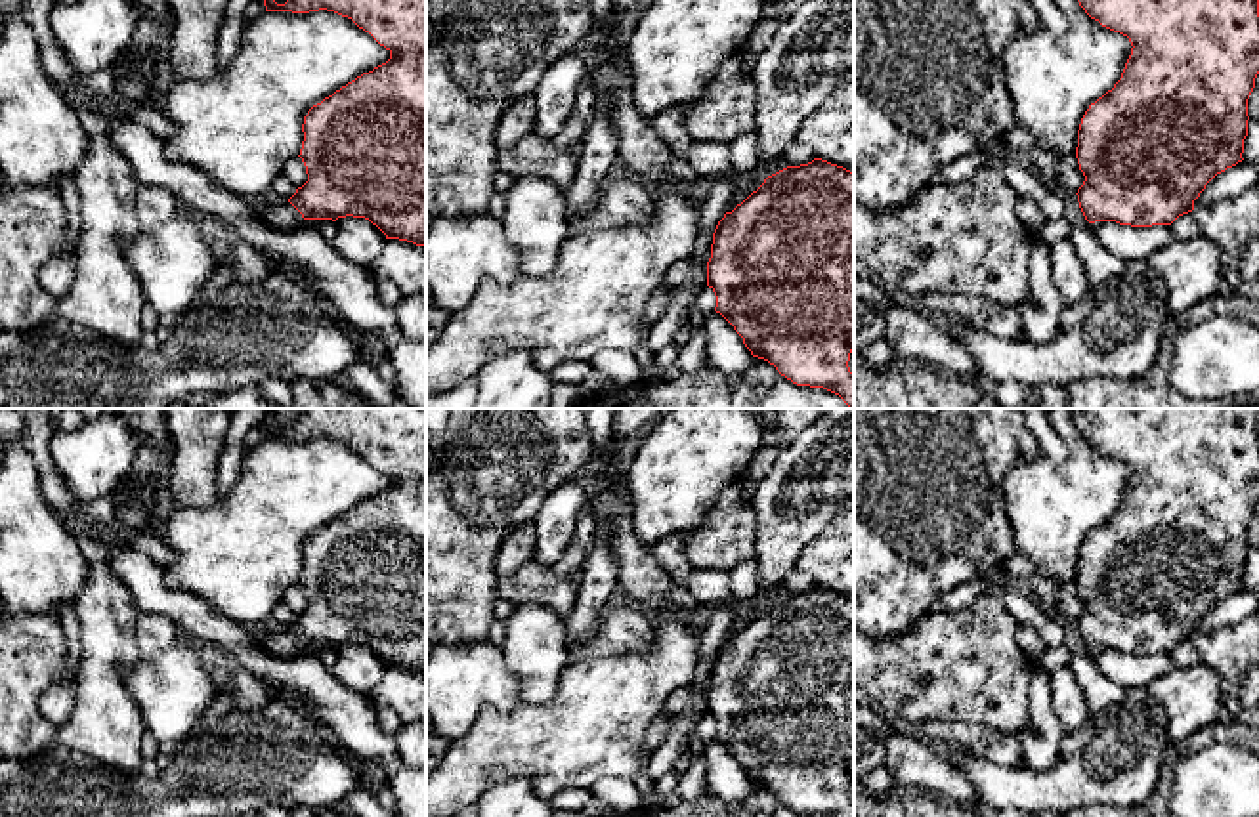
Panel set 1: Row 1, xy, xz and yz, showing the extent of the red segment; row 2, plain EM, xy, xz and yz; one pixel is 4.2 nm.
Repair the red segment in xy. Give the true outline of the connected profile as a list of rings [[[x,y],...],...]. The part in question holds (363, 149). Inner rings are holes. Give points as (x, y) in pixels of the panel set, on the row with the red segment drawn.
[[[264,0],[266,11],[334,11],[352,19],[390,52],[390,59],[348,82],[304,116],[300,158],[308,181],[288,200],[258,210],[275,229],[296,231],[306,220],[332,220],[353,216],[376,225],[386,239],[399,239],[426,246],[426,0]]]

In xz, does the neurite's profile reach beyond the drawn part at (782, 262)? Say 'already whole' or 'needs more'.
already whole

